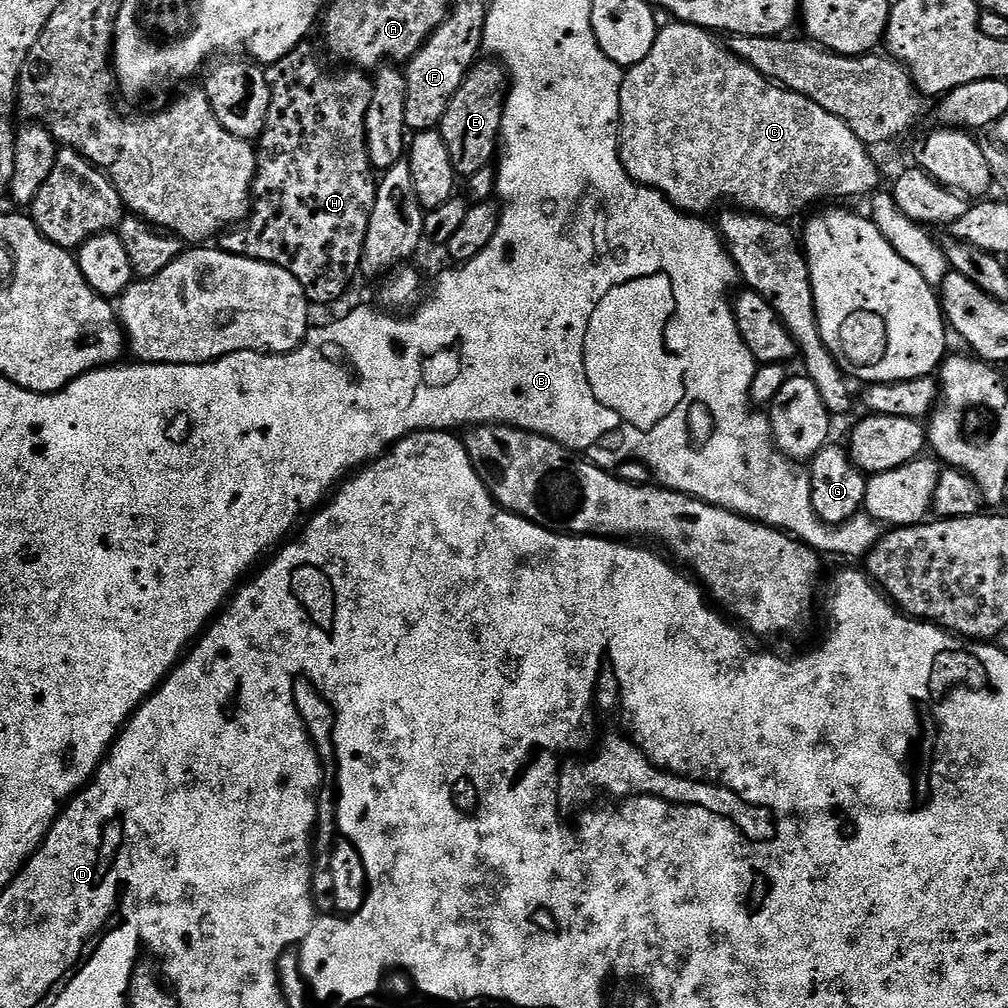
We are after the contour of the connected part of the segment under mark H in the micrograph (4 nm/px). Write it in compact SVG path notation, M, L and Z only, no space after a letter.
M305 42L296 47L290 54L286 54L278 62L274 62L267 69L266 75L268 85L272 87L270 98L270 110L268 111L268 122L264 127L256 149L256 177L252 183L252 211L248 213L247 220L242 226L233 227L225 231L219 237L218 246L224 252L235 256L248 256L252 260L264 260L274 266L282 266L294 278L298 278L298 286L306 294L309 305L332 304L340 300L348 292L352 279L360 272L360 259L364 253L366 242L366 230L370 226L370 214L374 210L374 198L376 197L376 185L378 183L377 173L372 167L368 151L366 150L366 110L370 110L370 98L372 97L373 81L368 80L363 71L340 70L344 72L327 72L318 61L312 57L311 43Z

